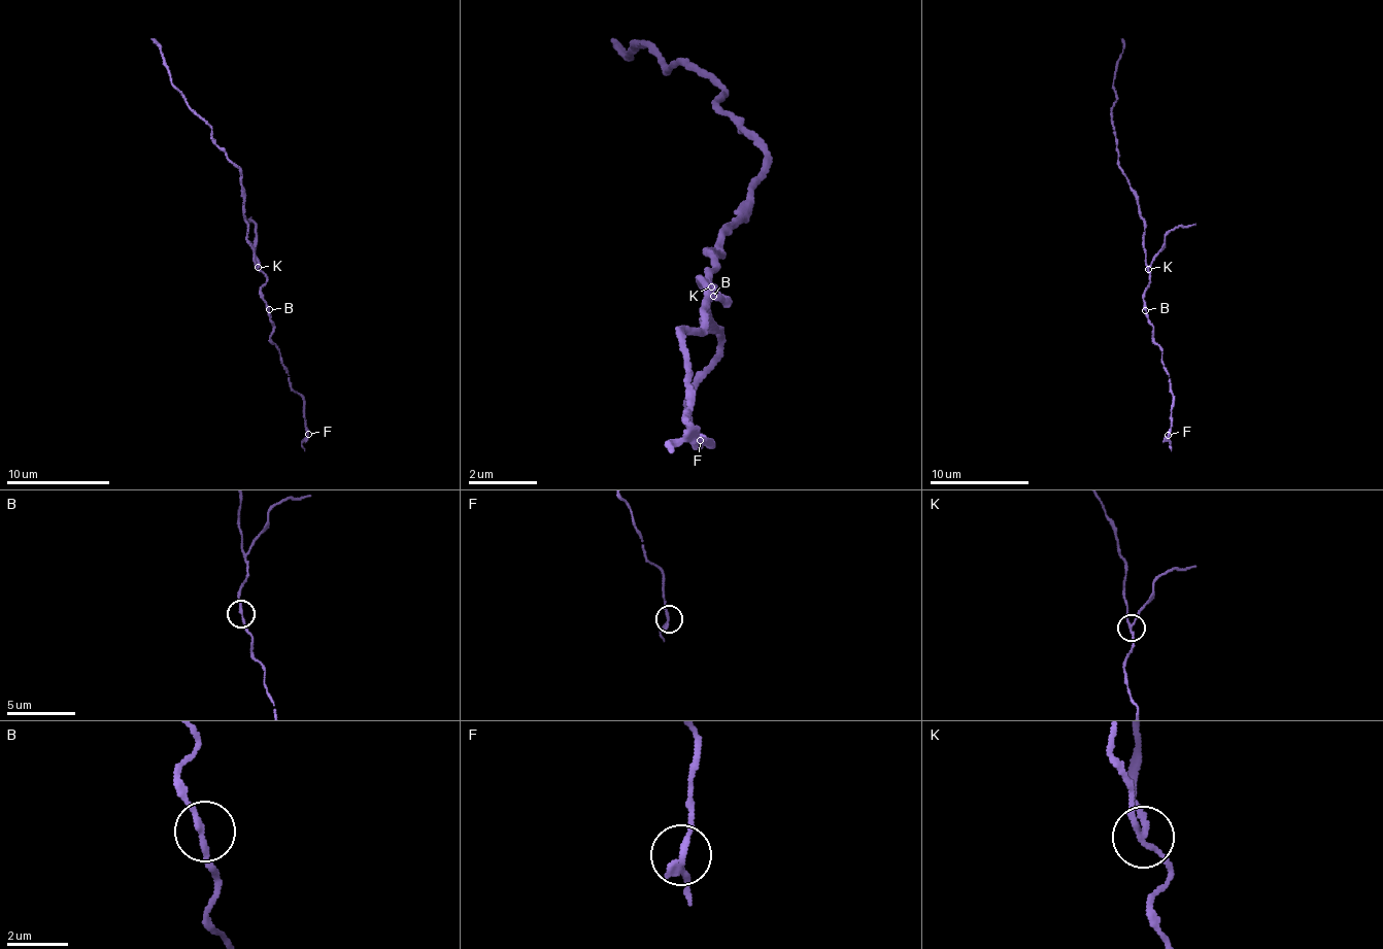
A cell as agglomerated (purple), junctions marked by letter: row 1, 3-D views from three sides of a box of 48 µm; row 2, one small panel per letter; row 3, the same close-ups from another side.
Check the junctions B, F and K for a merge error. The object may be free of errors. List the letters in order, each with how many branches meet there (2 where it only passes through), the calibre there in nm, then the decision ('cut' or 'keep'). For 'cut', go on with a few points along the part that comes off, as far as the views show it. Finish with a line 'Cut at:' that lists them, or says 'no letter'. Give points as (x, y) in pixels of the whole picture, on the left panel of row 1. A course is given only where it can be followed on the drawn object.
B: 2 | 180 nm | keep
F: 2 | 200 nm | keep
K: 3 | 150 nm | cut | (257, 268), (258, 228), (251, 217)
Cut at: K

